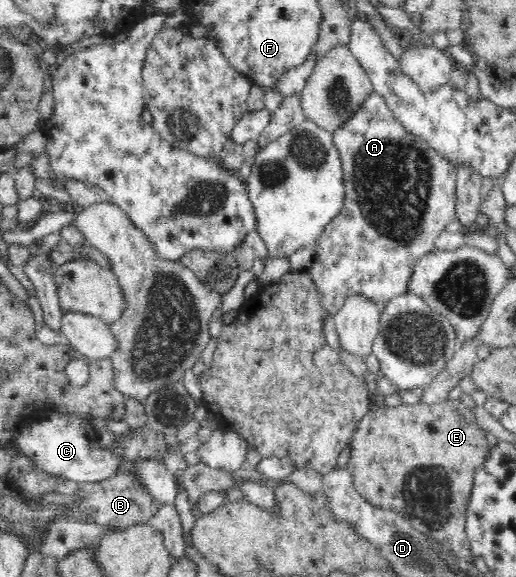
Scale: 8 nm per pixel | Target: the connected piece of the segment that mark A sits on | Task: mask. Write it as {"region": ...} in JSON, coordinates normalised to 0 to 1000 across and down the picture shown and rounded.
{"region":[[[723,158],[717,161],[698,182],[690,185],[690,191],[682,192],[674,205],[667,206],[645,227],[645,246],[653,255],[663,279],[667,322],[671,328],[671,343],[667,343],[667,364],[634,388],[634,393],[624,400],[620,412],[609,426],[610,444],[607,456],[597,466],[605,487],[618,496],[618,503],[624,506],[628,516],[628,536],[632,536],[640,546],[645,546],[671,522],[676,511],[682,510],[705,510],[707,516],[721,516],[721,522],[740,530],[748,522],[760,520],[775,510],[785,510],[791,504],[791,484],[795,482],[798,463],[802,456],[829,435],[841,433],[843,416],[847,409],[862,399],[862,393],[882,381],[880,355],[884,343],[884,314],[886,296],[864,277],[841,265],[841,260],[833,258],[816,239],[802,237],[800,232],[791,232],[777,218],[775,213],[764,205],[760,192],[752,187],[744,170],[736,163]]]}

